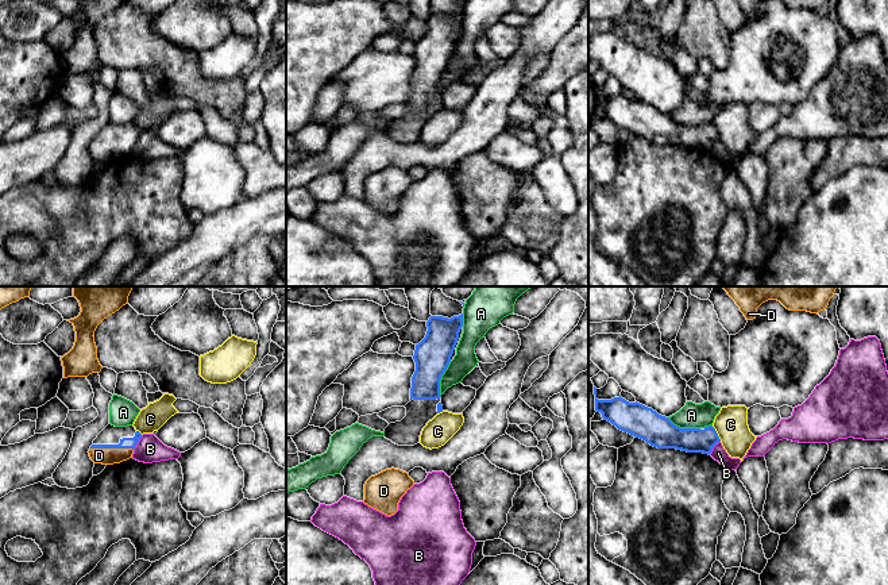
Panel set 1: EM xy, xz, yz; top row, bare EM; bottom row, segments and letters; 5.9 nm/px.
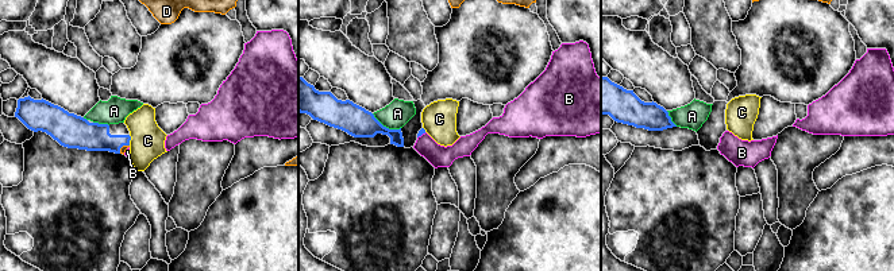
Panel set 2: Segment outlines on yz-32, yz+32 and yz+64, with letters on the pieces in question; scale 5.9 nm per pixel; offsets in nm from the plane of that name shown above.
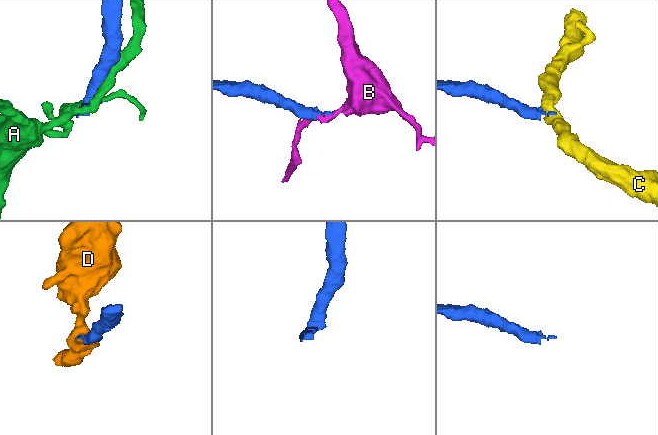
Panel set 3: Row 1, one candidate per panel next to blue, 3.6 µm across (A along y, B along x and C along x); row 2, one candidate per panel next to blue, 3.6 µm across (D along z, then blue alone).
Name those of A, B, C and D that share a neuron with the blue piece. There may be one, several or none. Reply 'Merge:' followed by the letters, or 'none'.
Merge: D

